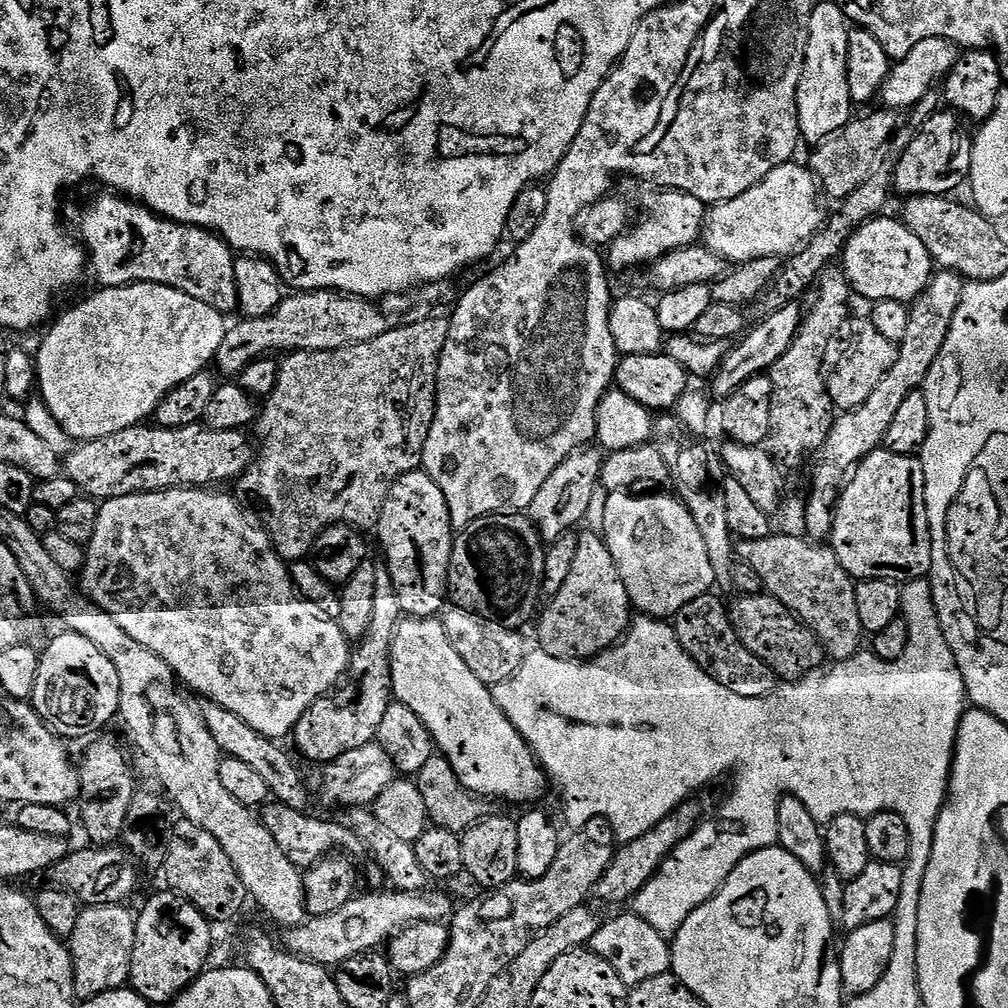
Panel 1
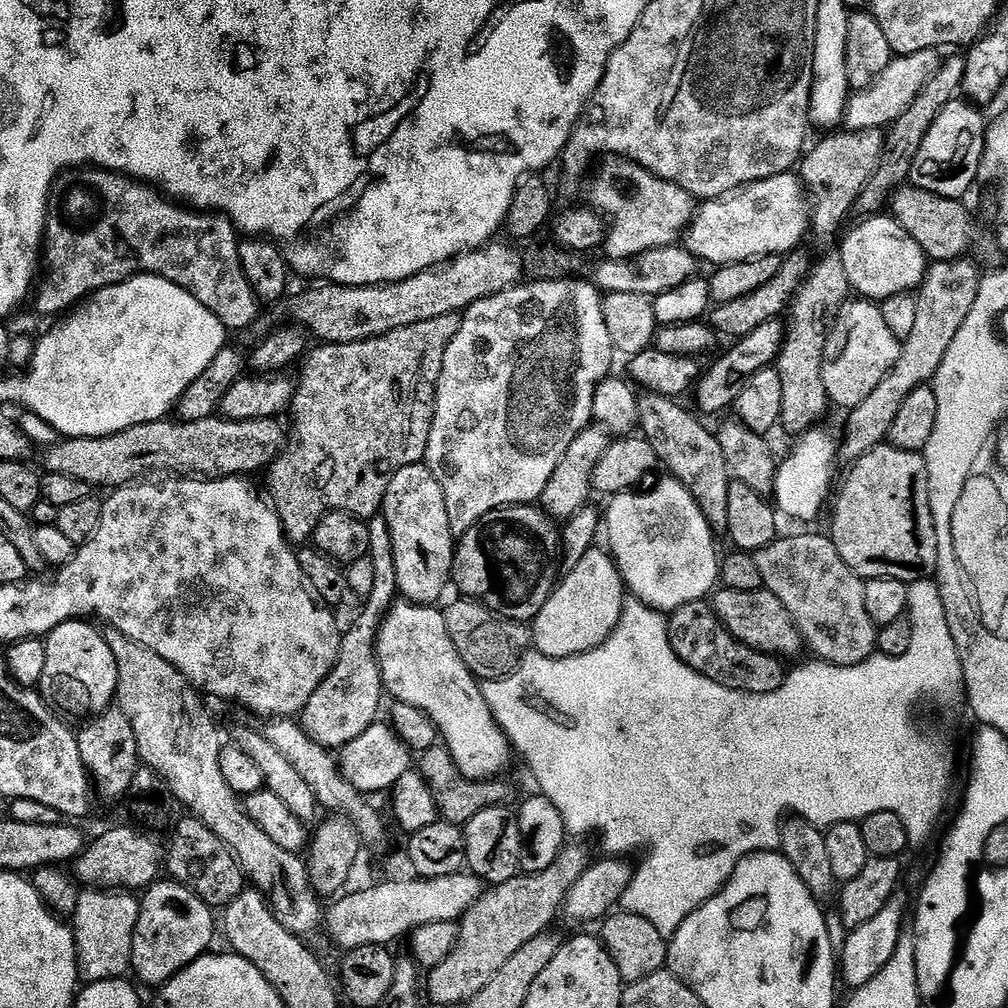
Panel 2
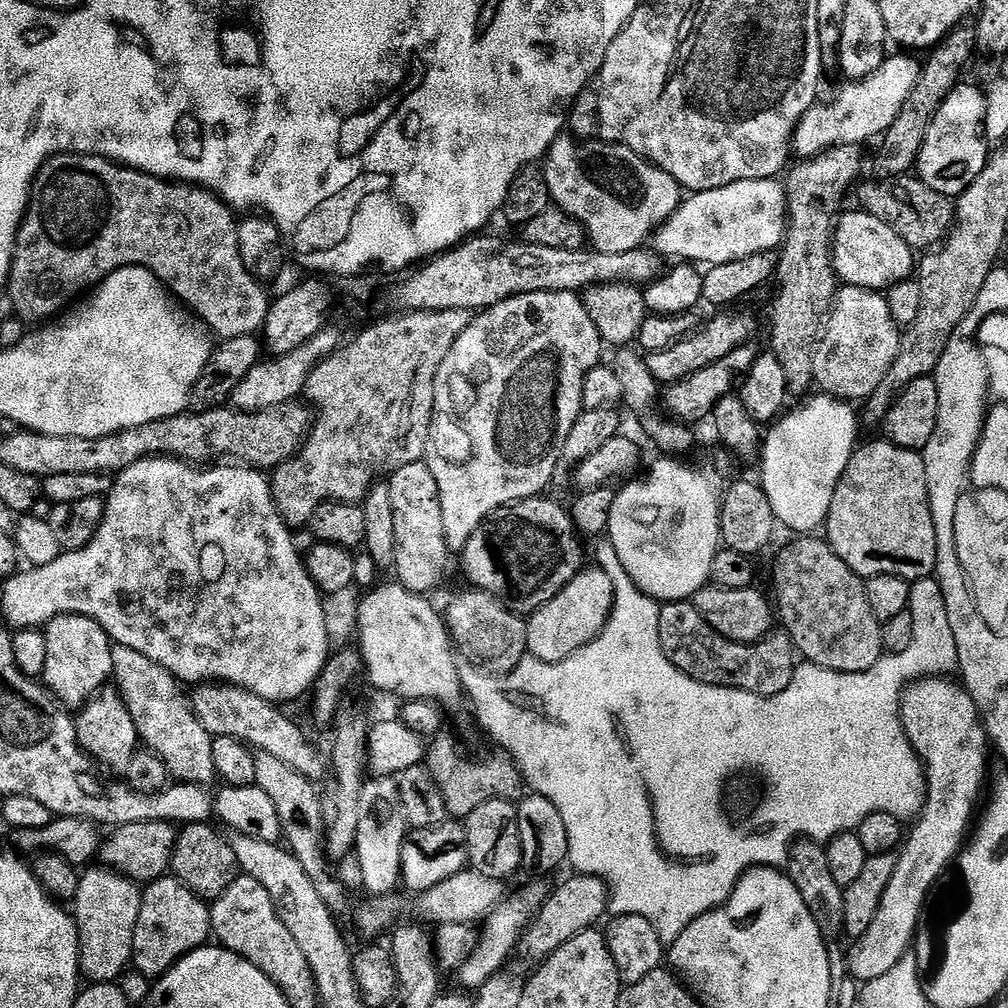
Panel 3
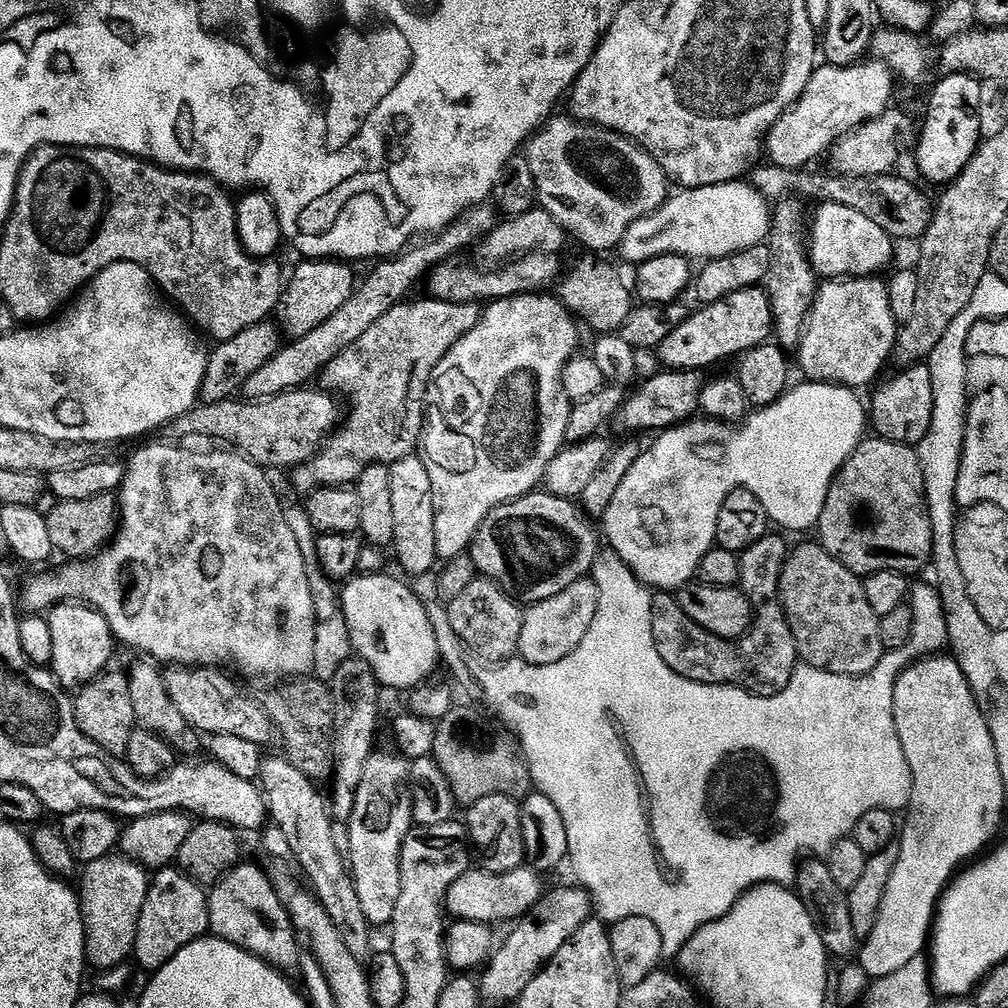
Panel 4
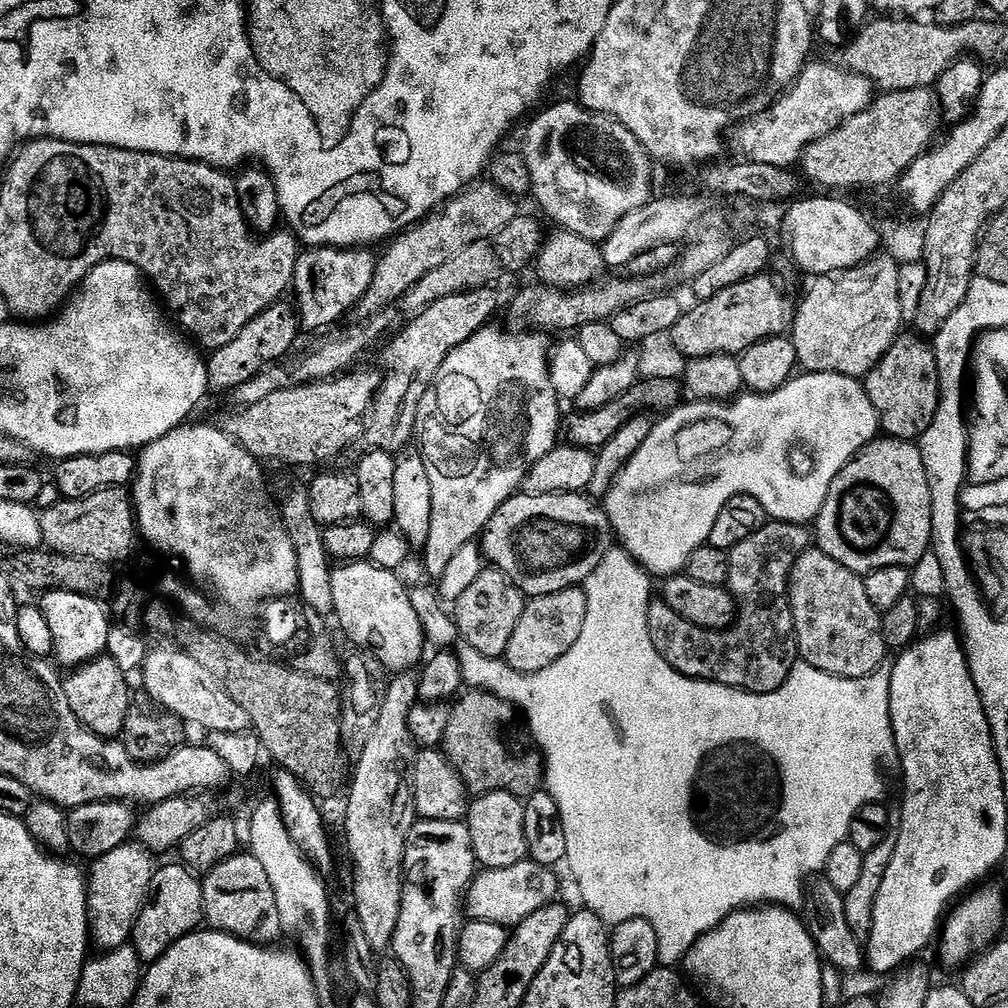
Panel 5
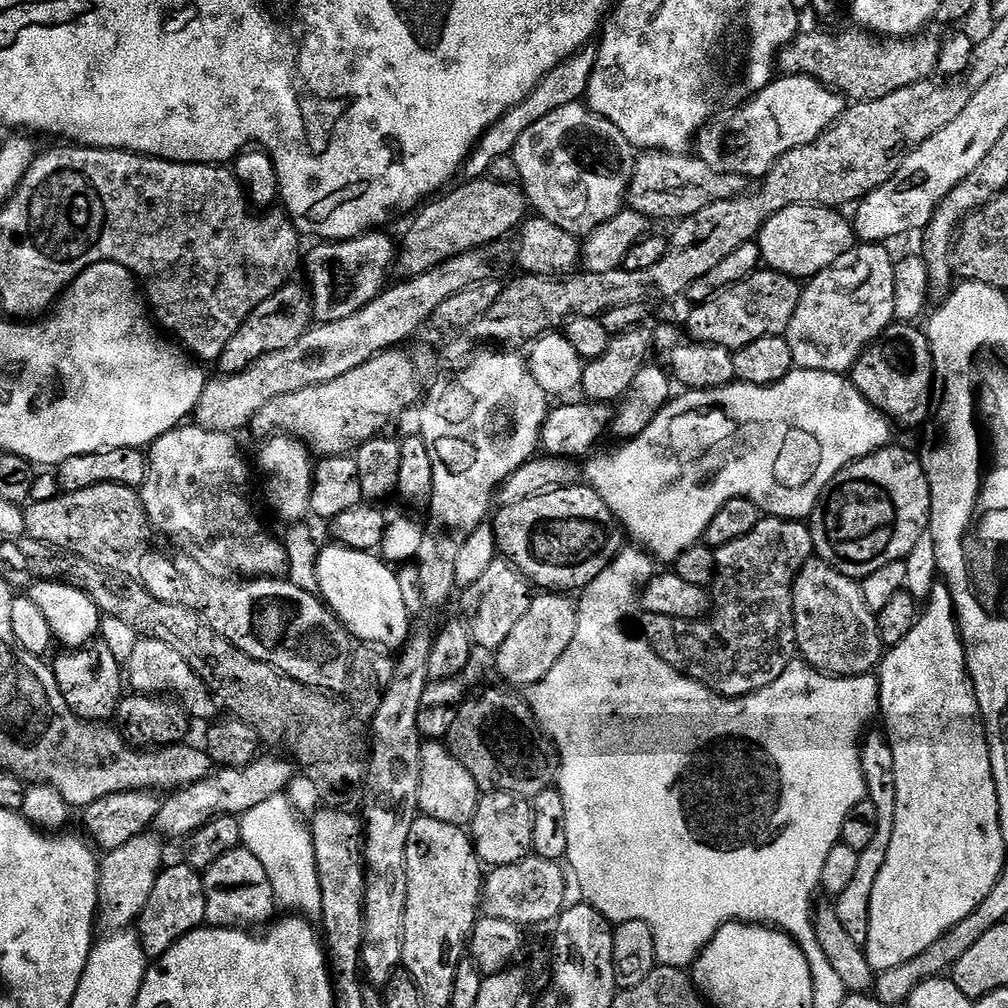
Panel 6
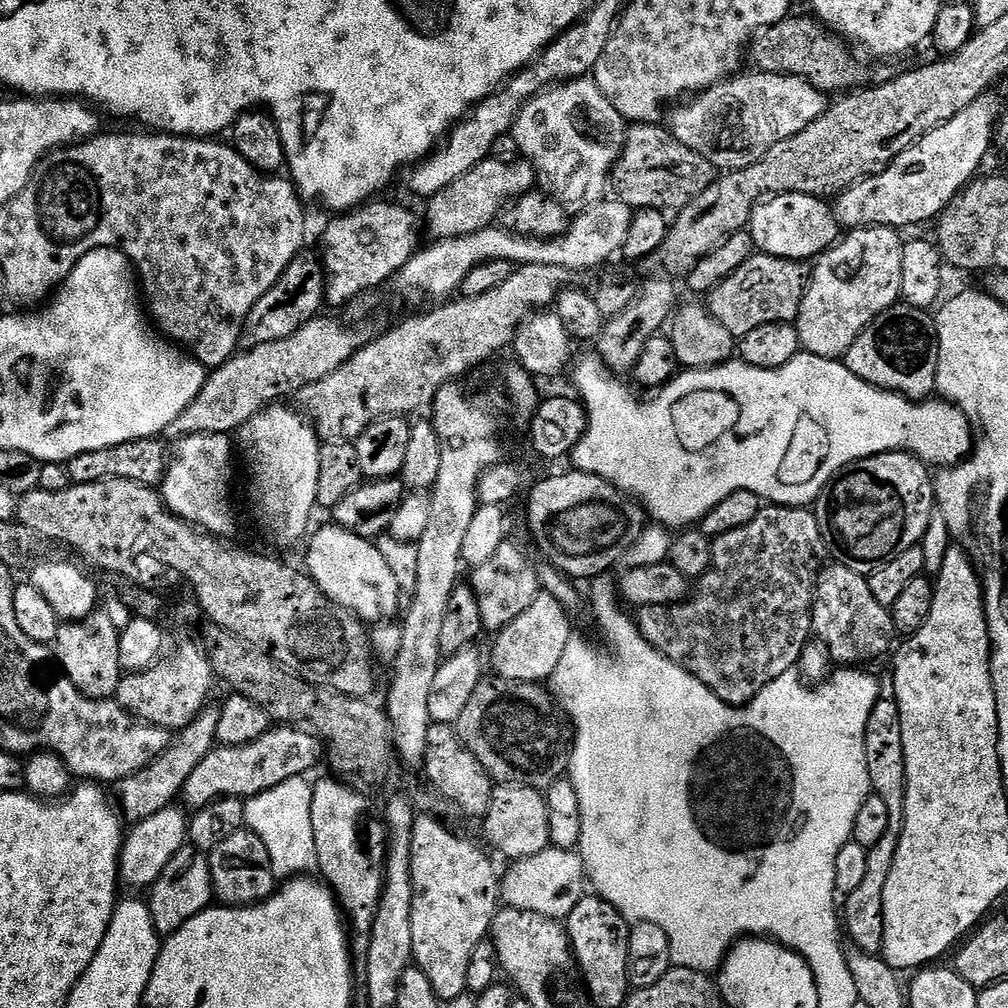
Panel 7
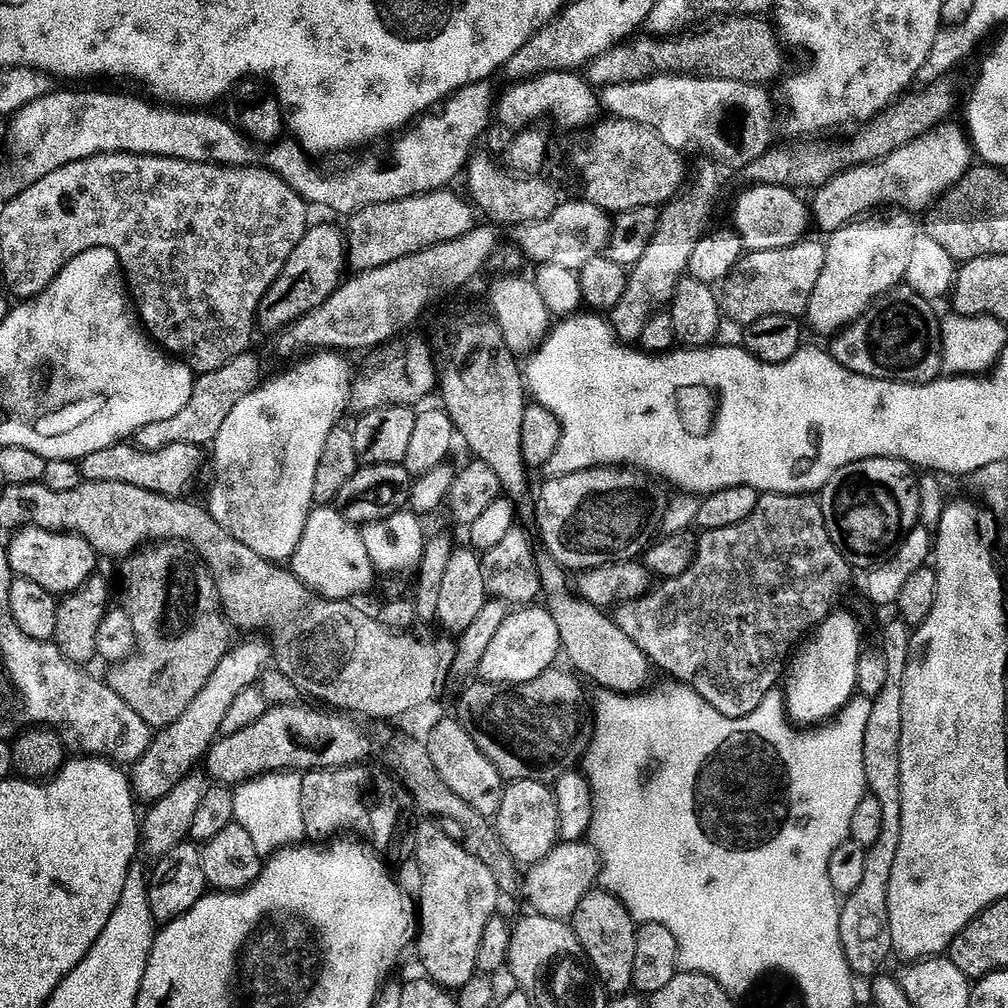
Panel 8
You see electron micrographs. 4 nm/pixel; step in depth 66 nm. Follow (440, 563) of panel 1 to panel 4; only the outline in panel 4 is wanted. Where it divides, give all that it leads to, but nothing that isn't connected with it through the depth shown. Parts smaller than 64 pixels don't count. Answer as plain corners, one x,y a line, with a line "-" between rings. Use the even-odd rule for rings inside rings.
413,454
396,461
391,465
391,470
390,490
394,493
394,549
396,548
396,556
411,577
420,576
423,572
432,572
435,564
438,564
434,536
436,496
432,492
432,479
428,465
419,455

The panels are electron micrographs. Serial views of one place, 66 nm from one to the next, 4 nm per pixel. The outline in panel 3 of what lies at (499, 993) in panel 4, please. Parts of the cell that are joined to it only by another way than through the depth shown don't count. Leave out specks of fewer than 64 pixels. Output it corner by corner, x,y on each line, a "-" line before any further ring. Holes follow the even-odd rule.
572,874
565,884
553,887
547,900
540,907
537,916
532,917
531,924
524,930
524,939
519,951
525,952
535,962
543,962
555,954
562,945
570,942
578,934
595,929
596,924
608,912
610,893
608,885
599,876
582,876

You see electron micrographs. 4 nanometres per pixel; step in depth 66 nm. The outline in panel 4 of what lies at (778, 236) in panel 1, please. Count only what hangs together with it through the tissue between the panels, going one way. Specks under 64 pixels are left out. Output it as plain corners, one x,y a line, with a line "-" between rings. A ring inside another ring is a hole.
743,179
701,188
684,188
677,196
676,193
669,195
664,205
649,216
634,221
622,238
618,253
633,266
664,255
697,256
700,262
718,260
765,243
772,230
773,215
770,200

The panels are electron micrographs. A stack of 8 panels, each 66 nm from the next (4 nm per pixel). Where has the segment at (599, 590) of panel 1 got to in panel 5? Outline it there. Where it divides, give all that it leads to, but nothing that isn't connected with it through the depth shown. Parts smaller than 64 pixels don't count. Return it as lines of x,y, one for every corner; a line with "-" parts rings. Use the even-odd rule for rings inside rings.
580,586
529,599
522,618
518,618
518,626
514,626
514,634
503,659
519,672
546,670
546,666
558,662
558,658
578,642
578,634
582,634
582,625
586,623
587,606
586,594

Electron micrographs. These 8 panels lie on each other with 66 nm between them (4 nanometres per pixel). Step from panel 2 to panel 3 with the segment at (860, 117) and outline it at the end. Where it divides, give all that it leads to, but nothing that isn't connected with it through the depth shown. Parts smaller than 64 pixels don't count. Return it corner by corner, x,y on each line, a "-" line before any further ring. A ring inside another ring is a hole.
889,55
884,59
872,74
860,80
851,80
844,82
844,85
833,94
832,100
817,102
813,104
808,113
796,123
796,130
792,133
791,151
797,152
797,157
807,158
816,156
819,152
824,152
827,148
836,148
839,144
861,145
862,140
868,140
871,136
876,138
883,137
888,127
898,118
899,111
902,110
902,104
910,96
915,83
918,82
921,73
921,61
911,60
908,56

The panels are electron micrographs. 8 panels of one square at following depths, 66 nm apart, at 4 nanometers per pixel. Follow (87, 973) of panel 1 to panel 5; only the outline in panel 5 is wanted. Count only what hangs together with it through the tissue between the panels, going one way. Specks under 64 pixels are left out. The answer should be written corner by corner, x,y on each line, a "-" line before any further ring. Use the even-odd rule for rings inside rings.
136,842
118,846
110,854
99,857
90,868
90,885
88,888
88,917
90,919
90,936
100,950
123,948
133,939
136,921
144,911
144,905
150,899
158,871
153,853

